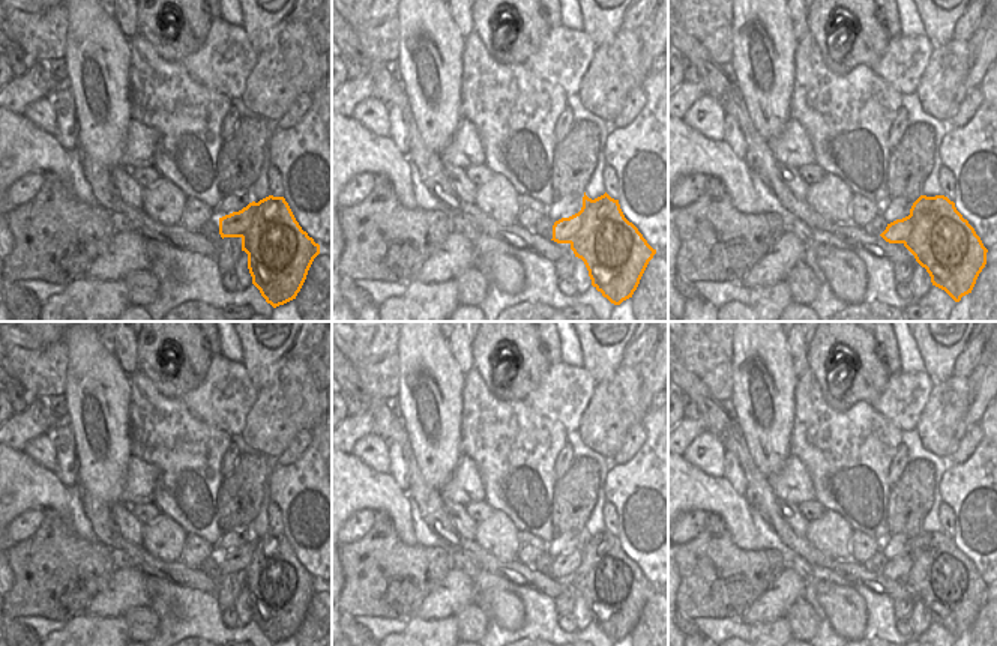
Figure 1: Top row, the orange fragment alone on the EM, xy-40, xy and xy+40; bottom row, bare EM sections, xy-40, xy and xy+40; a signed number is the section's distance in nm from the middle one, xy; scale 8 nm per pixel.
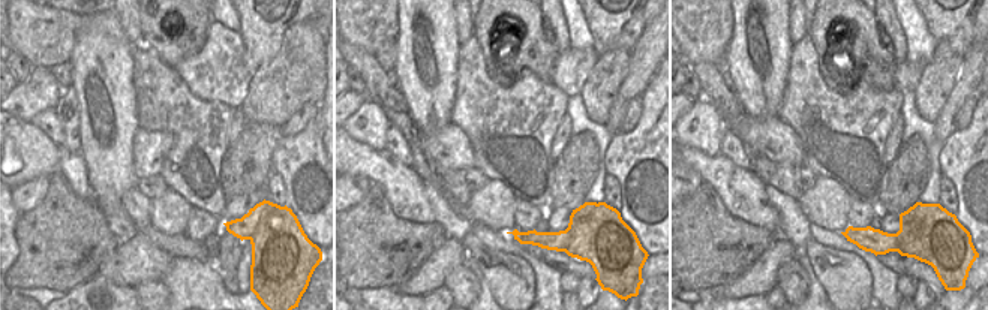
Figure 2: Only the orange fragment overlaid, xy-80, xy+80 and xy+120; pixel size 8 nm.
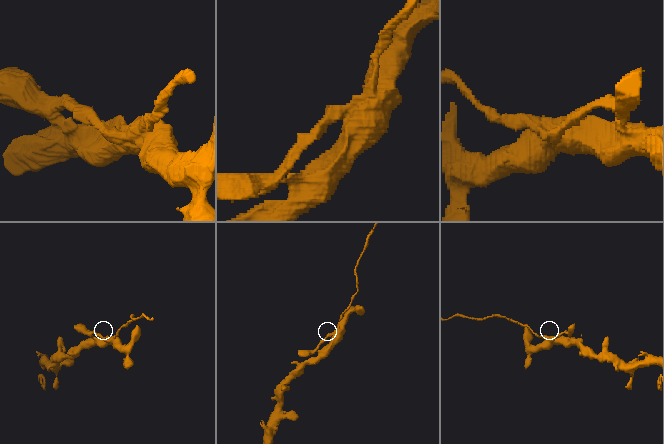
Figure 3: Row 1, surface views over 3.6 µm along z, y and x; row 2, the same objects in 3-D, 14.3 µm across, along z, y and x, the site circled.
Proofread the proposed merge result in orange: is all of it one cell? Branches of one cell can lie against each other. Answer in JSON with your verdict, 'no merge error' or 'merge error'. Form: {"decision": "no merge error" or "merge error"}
{"decision": "merge error"}

